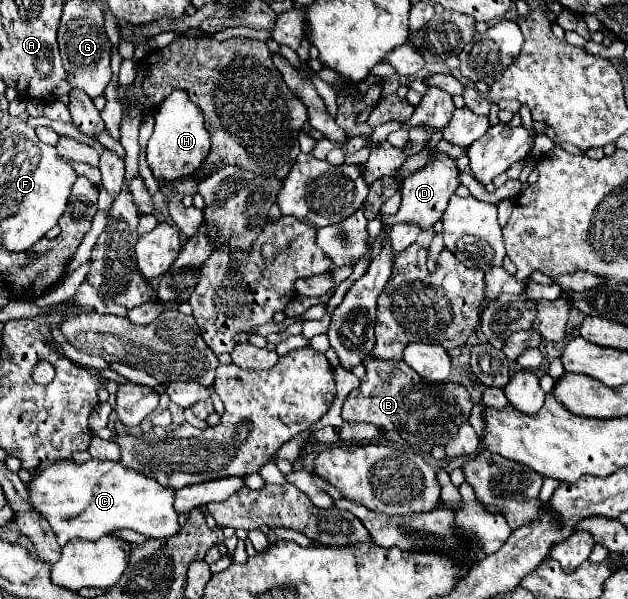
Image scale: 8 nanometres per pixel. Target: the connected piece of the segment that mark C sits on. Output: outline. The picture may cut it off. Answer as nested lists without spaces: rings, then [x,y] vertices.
[[[91,459],[81,465],[75,461],[61,461],[37,473],[27,489],[31,509],[47,519],[59,545],[65,545],[71,539],[95,541],[123,527],[151,539],[165,539],[179,531],[177,513],[173,509],[173,489],[159,487],[155,479],[129,471],[117,461],[101,463]]]

